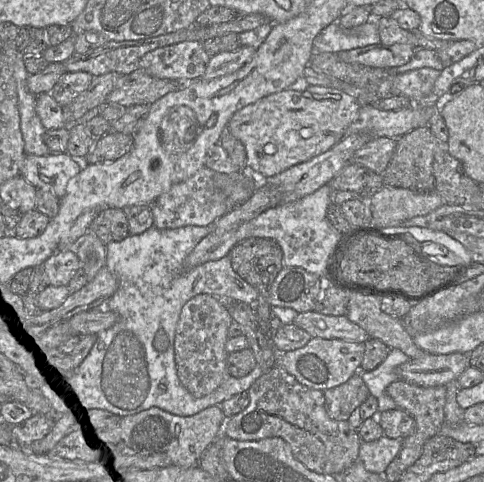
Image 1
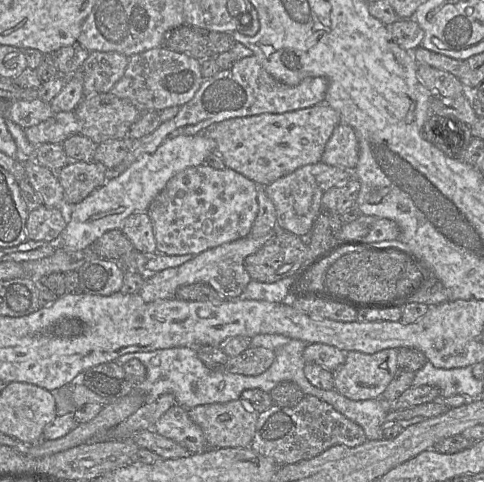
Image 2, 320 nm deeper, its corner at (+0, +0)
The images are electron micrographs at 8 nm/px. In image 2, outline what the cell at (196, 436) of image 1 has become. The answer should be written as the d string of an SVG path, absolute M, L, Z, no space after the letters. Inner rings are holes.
M241 399L196 406L188 415L203 431L211 448L247 448L253 440L258 414Z

